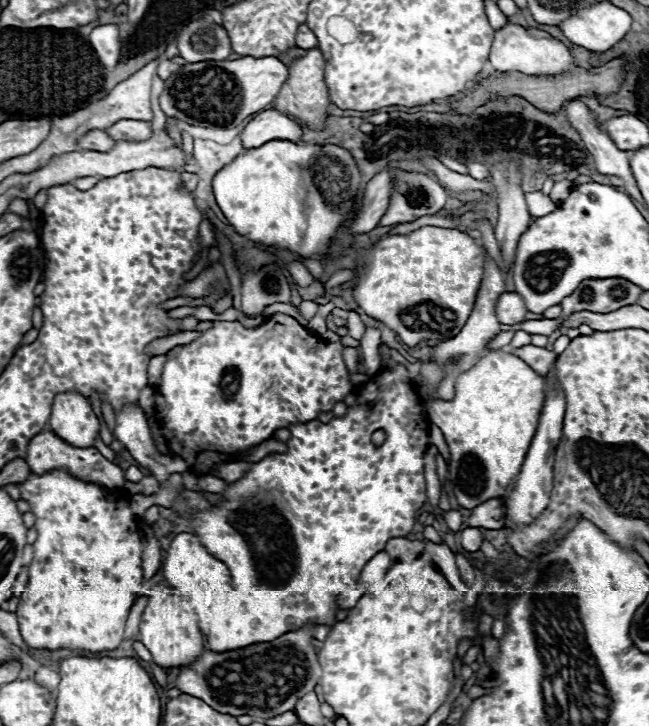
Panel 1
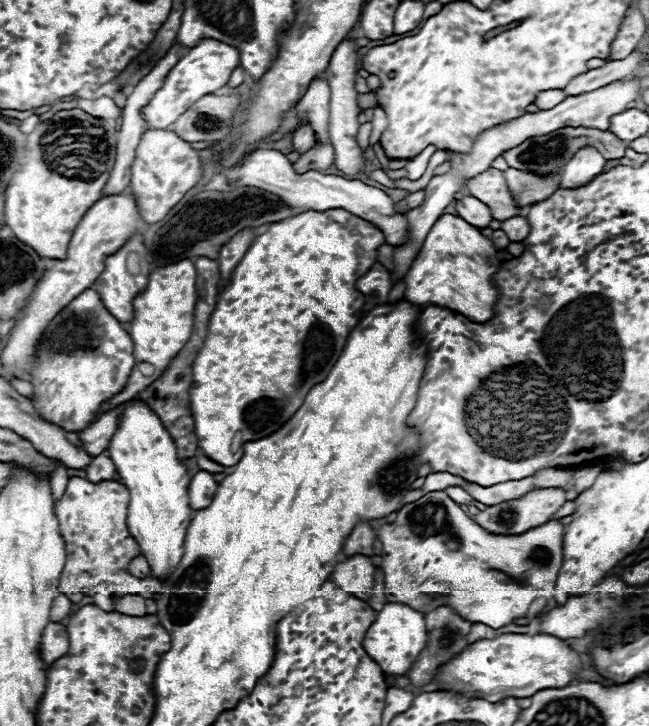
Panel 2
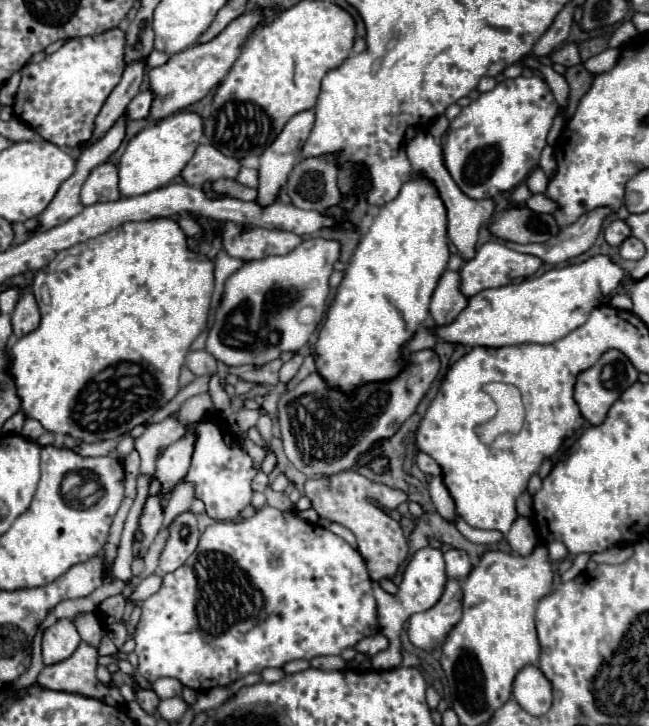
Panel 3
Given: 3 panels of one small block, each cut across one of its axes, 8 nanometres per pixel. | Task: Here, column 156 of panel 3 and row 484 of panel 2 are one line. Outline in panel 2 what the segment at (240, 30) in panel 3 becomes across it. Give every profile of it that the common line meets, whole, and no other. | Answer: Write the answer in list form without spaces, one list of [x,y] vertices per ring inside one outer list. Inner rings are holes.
[[[72,476],[64,496],[56,502],[56,518],[66,542],[66,564],[62,578],[76,578],[80,572],[100,574],[100,570],[126,570],[128,562],[140,554],[140,548],[126,526],[128,490],[112,480],[92,484]]]

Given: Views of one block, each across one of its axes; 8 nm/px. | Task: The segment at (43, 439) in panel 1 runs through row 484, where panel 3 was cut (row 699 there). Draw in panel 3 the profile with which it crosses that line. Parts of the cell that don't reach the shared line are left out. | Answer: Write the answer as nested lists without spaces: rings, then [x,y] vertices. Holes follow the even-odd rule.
[[[80,642],[76,652],[52,666],[44,666],[44,670],[38,674],[38,684],[42,688],[50,690],[64,690],[64,692],[78,692],[90,698],[104,700],[106,704],[120,704],[124,702],[118,688],[98,686],[96,678],[96,666],[98,666],[98,648]]]

